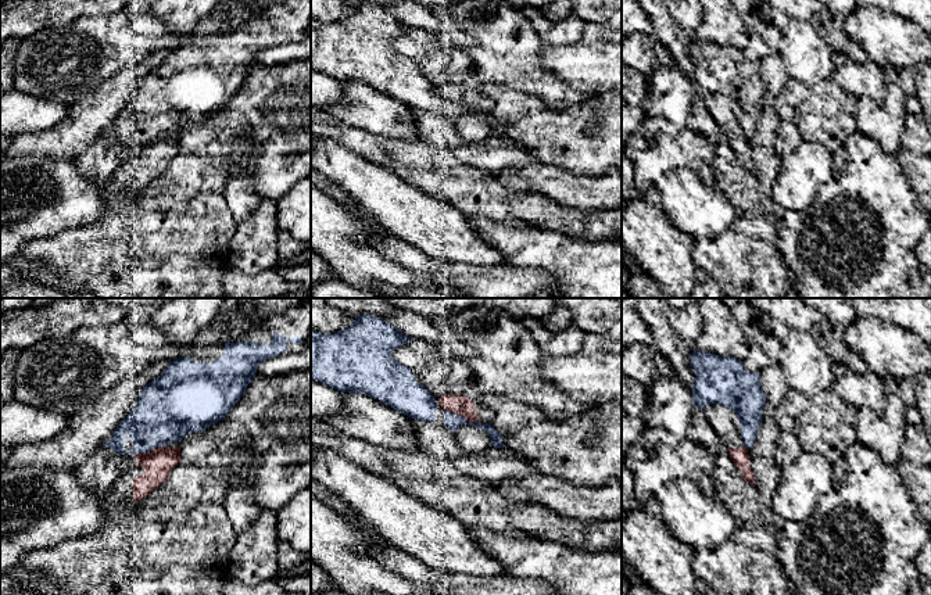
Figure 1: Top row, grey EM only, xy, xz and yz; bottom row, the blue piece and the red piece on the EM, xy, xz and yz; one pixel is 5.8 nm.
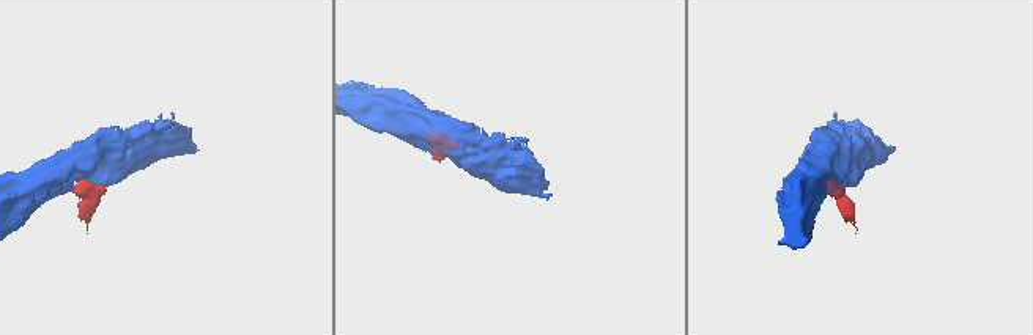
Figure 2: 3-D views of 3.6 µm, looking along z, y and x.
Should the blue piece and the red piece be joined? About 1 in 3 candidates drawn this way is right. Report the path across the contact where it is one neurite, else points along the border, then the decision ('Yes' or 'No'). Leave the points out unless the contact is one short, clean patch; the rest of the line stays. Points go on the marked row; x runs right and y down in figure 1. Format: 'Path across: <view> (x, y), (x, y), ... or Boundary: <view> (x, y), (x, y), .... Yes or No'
No

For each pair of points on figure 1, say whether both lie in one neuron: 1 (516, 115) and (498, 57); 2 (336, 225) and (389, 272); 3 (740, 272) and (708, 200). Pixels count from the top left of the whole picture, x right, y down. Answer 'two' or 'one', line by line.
1: two
2: one
3: two

